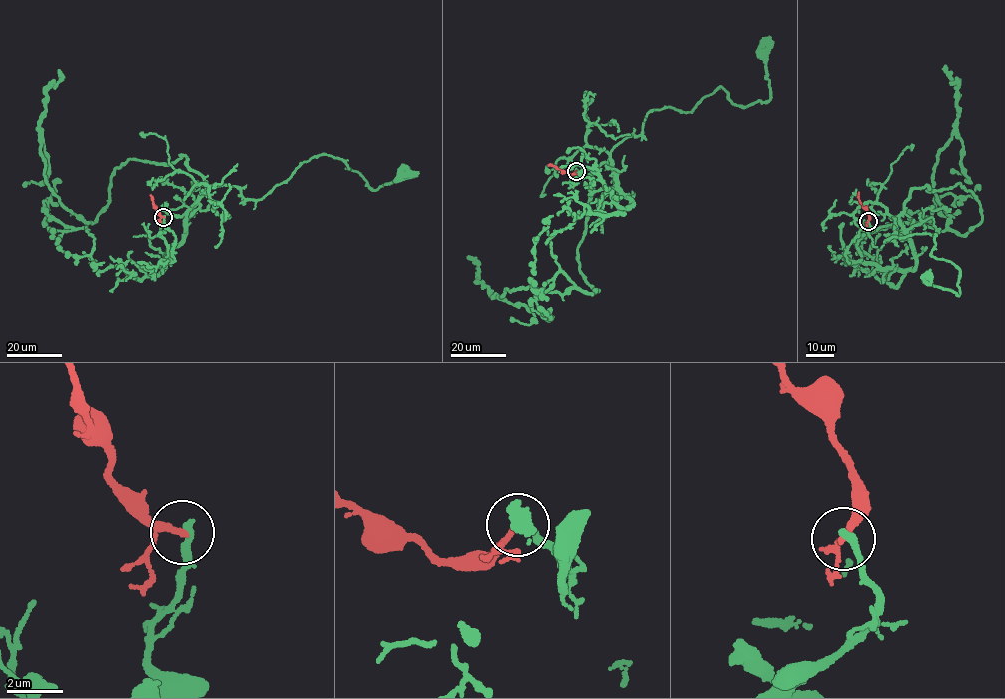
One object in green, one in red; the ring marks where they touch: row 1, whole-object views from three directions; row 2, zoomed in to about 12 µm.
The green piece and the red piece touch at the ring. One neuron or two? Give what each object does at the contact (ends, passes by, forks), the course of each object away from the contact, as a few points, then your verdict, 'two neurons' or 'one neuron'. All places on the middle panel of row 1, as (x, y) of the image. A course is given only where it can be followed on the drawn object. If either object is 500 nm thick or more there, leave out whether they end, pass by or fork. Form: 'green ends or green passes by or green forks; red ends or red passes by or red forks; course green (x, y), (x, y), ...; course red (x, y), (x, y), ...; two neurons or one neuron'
green ends; red passes by; course green (576, 170), (633, 202), (609, 159), (590, 175), (578, 260), (599, 292), (493, 296), (467, 256); course red (576, 171), (568, 174), (548, 164); two neurons

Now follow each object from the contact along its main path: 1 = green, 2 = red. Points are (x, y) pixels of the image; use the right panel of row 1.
1: (868, 221), (861, 258), (912, 270), (913, 189), (959, 183), (982, 222), (948, 228), (935, 192), (944, 65)
2: (867, 221), (867, 210), (859, 201), (858, 192)

